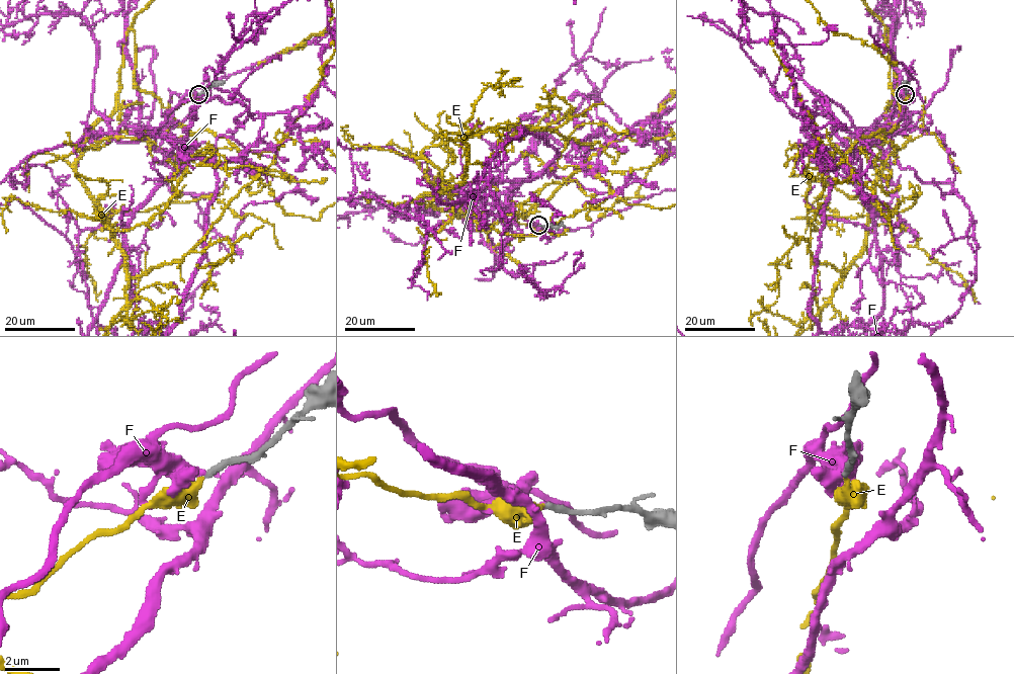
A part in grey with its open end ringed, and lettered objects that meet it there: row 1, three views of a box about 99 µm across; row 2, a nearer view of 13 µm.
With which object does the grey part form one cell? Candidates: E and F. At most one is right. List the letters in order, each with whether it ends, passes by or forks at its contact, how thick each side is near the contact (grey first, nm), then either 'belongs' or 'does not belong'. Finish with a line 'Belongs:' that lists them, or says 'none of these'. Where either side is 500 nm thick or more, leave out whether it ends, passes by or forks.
E: it ends; calibres 240 and 400 nm; belongs
F: it ends; calibres 240 and 440 nm; does not belong
Belongs: E

